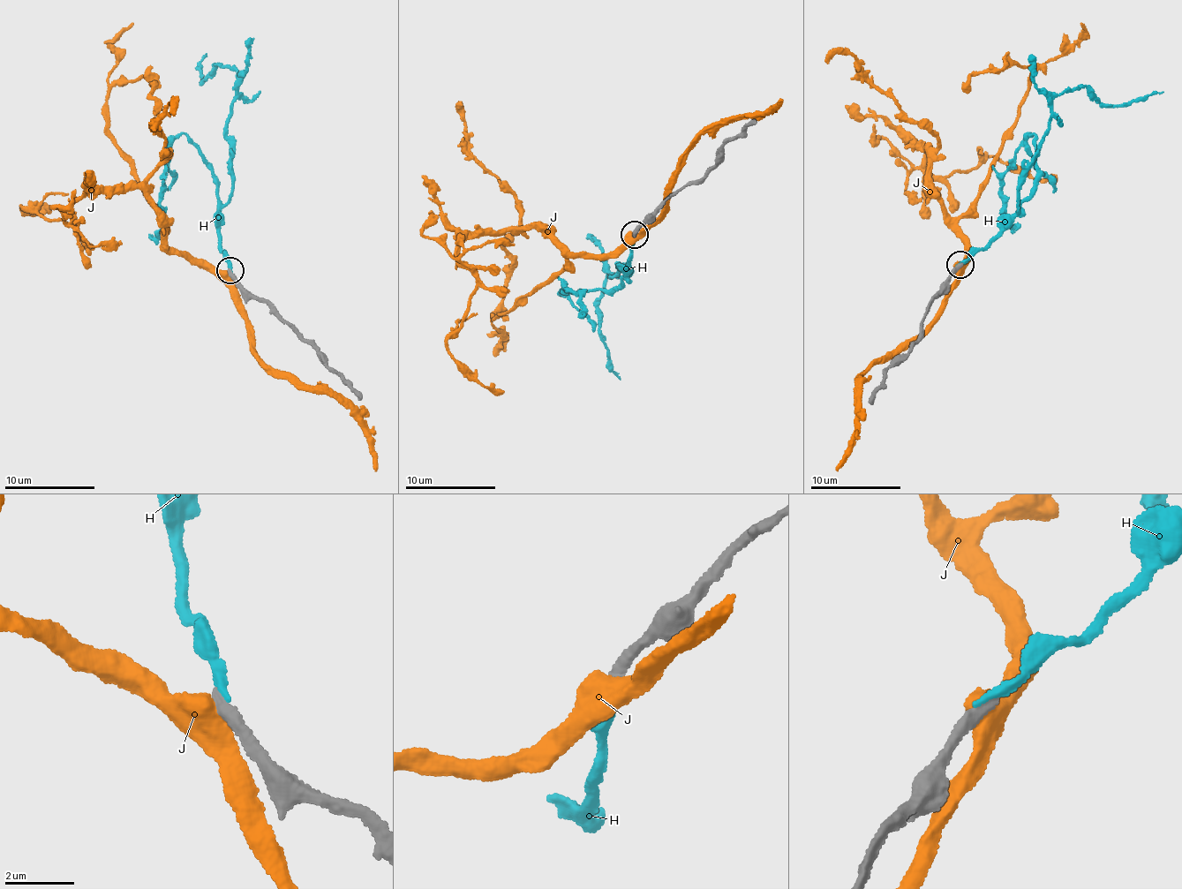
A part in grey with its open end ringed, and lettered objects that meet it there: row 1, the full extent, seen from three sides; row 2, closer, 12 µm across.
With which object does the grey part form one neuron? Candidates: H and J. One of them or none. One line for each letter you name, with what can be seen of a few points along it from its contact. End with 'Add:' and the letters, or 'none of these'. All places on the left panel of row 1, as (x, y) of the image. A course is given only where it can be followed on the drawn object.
H: course (230, 270), (216, 222), (231, 192), (227, 131), (238, 74), (217, 65), (200, 80), (196, 70), (206, 53)
Add: H

